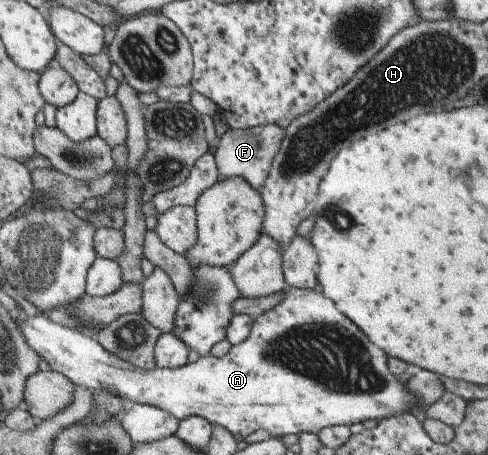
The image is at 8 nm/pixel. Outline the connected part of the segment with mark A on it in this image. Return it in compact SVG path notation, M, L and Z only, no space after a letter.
M288 286L286 292L284 292L284 300L282 300L276 308L267 310L263 315L258 317L258 320L256 320L254 326L252 326L250 336L248 336L242 344L233 345L223 357L208 355L178 368L156 367L150 370L138 368L138 366L126 362L122 356L116 356L116 354L112 354L112 352L106 350L97 338L85 332L78 332L78 330L72 330L72 328L66 328L66 326L62 326L62 324L50 320L48 316L37 314L36 316L32 316L32 318L27 317L26 320L18 320L17 322L20 324L22 332L24 332L26 340L28 340L28 344L49 364L52 370L60 371L62 374L65 374L68 378L71 378L72 382L76 385L89 388L92 392L102 390L102 388L112 388L112 390L118 392L118 396L120 396L122 400L126 399L130 402L152 405L164 409L180 420L192 416L204 416L204 418L208 418L214 426L216 424L226 426L226 428L230 429L230 432L236 434L236 436L250 436L250 434L254 434L256 430L267 430L271 437L282 437L288 434L318 434L321 430L336 425L350 426L368 419L379 421L384 420L384 418L390 418L390 416L398 416L398 414L412 414L412 412L410 412L410 406L414 406L414 402L416 402L416 398L404 388L404 384L400 383L396 376L392 376L392 370L389 368L386 352L380 350L378 346L374 346L374 344L370 342L370 338L336 306L336 302L334 302L332 298L328 298L320 289L301 289Z

